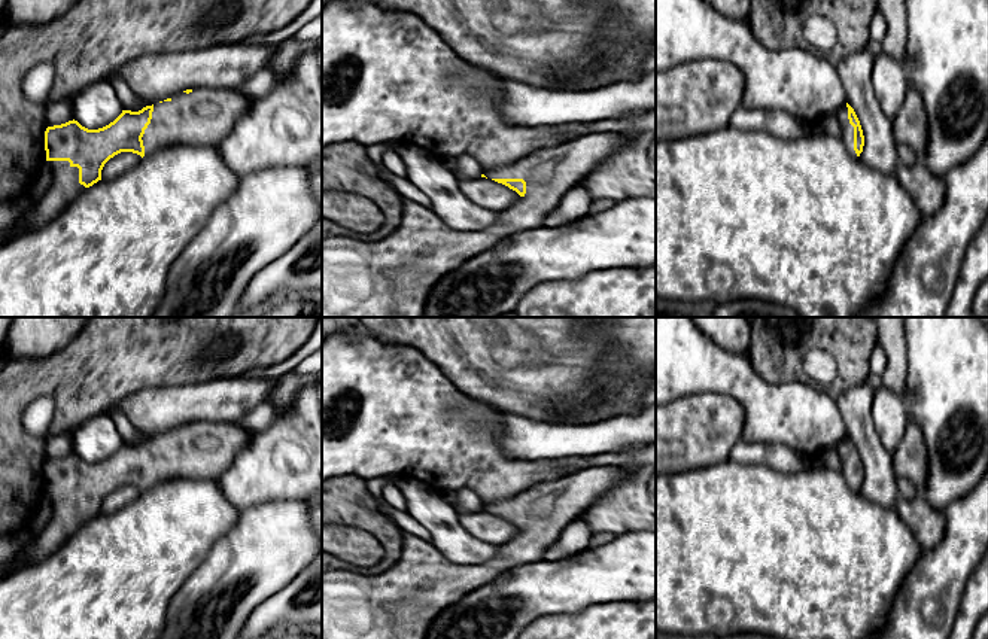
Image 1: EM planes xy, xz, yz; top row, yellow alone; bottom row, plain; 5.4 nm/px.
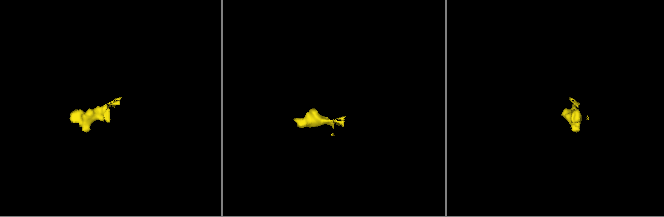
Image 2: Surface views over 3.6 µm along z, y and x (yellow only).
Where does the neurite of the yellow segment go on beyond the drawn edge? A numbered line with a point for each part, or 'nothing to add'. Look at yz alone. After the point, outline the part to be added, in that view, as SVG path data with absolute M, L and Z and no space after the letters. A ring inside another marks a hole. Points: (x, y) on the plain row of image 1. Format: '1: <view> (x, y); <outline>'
1: yz (847, 462); M846 436L836 445L836 450L839 453L839 459L840 459L840 463L842 463L840 472L843 475L848 487L852 492L858 492L855 484L854 484L854 460L849 457L849 453L848 453Z

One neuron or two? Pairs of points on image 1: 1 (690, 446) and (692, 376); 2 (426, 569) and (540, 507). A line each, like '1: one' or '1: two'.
1: two
2: one

